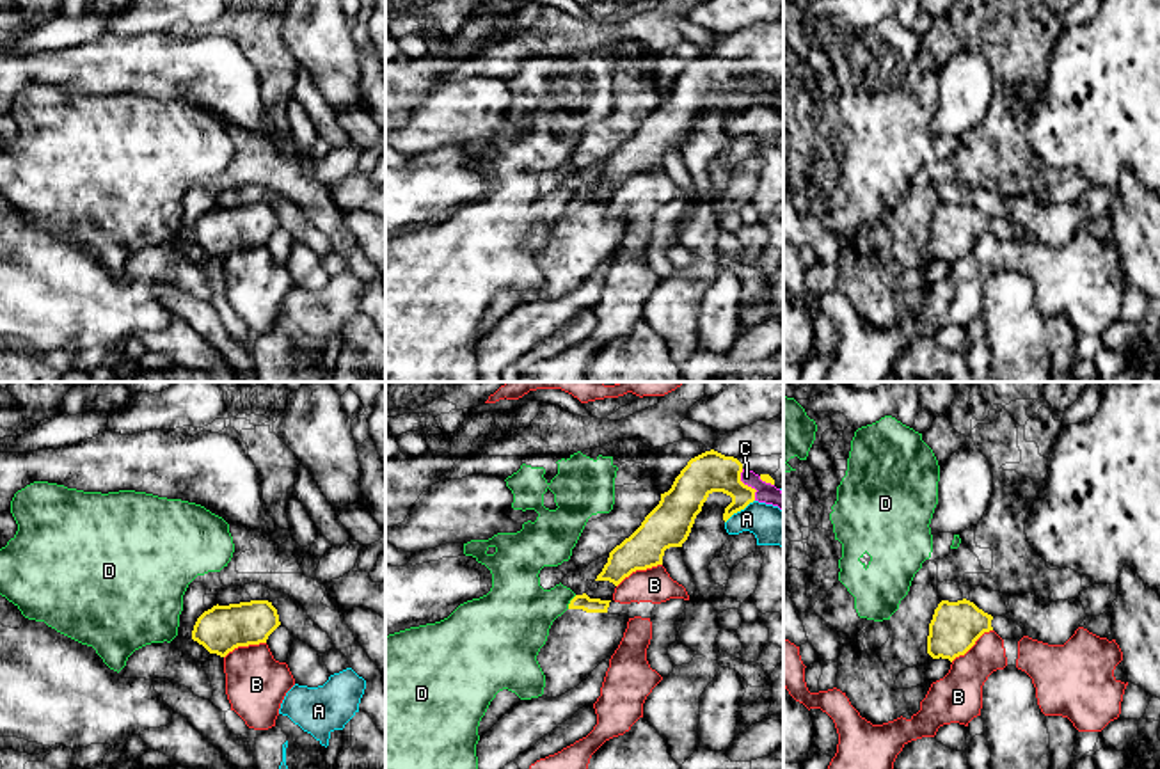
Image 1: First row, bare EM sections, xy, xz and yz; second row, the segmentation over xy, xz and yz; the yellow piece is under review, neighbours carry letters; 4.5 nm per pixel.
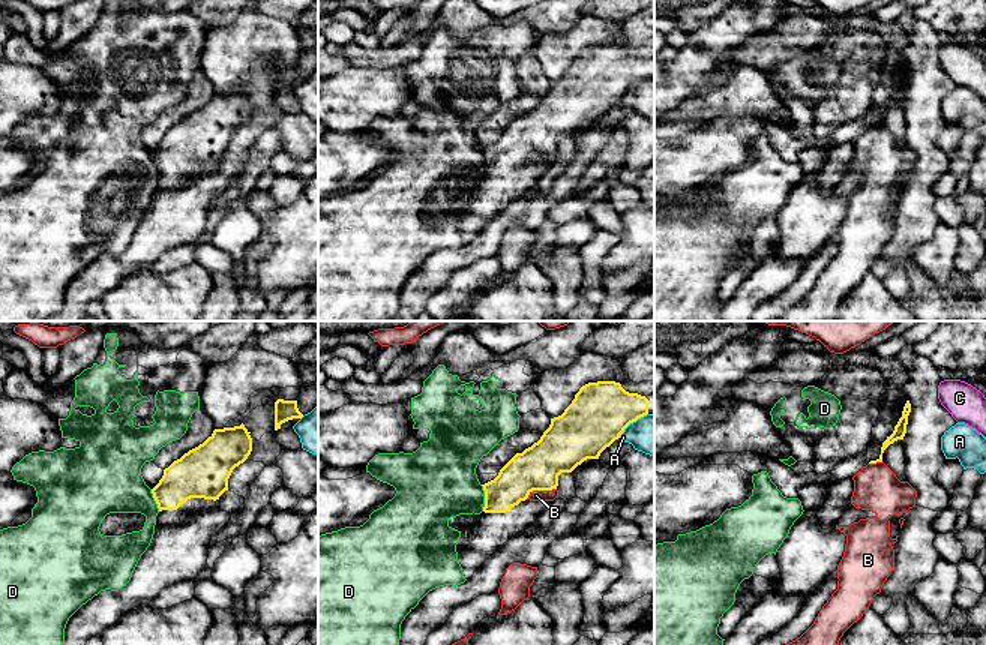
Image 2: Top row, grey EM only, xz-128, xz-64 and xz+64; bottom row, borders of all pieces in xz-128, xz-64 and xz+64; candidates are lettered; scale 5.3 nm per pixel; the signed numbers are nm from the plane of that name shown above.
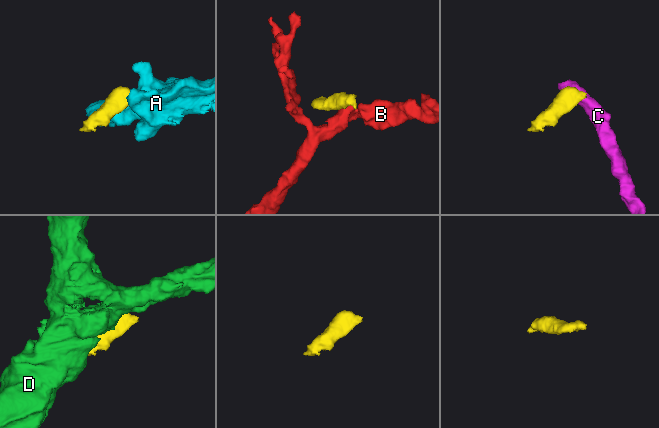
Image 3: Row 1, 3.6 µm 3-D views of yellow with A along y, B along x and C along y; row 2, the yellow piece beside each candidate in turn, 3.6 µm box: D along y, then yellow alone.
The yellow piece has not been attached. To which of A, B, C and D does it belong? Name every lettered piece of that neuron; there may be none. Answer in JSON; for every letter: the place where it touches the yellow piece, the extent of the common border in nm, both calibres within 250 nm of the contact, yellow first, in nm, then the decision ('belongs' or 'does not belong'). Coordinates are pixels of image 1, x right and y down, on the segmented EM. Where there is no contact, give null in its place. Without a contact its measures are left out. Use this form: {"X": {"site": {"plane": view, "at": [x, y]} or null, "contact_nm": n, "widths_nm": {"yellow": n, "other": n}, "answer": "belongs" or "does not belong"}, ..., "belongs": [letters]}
{"A": {"site": {"plane": "xz", "at": [739, 510]}, "contact_nm": 170, "widths_nm": {"yellow": 190, "other": 170}, "answer": "does not belong"}, "B": {"site": {"plane": "xz", "at": [638, 569]}, "contact_nm": 240, "widths_nm": {"yellow": 200, "other": 160}, "answer": "does not belong"}, "C": {"site": {"plane": "xz", "at": [746, 485]}, "contact_nm": 160, "widths_nm": {"yellow": 190, "other": 90}, "answer": "does not belong"}, "D": {"site": {"plane": "xz", "at": [571, 602]}, "contact_nm": 80, "widths_nm": {"yellow": 70, "other": 320}, "answer": "does not belong"}, "belongs": []}

